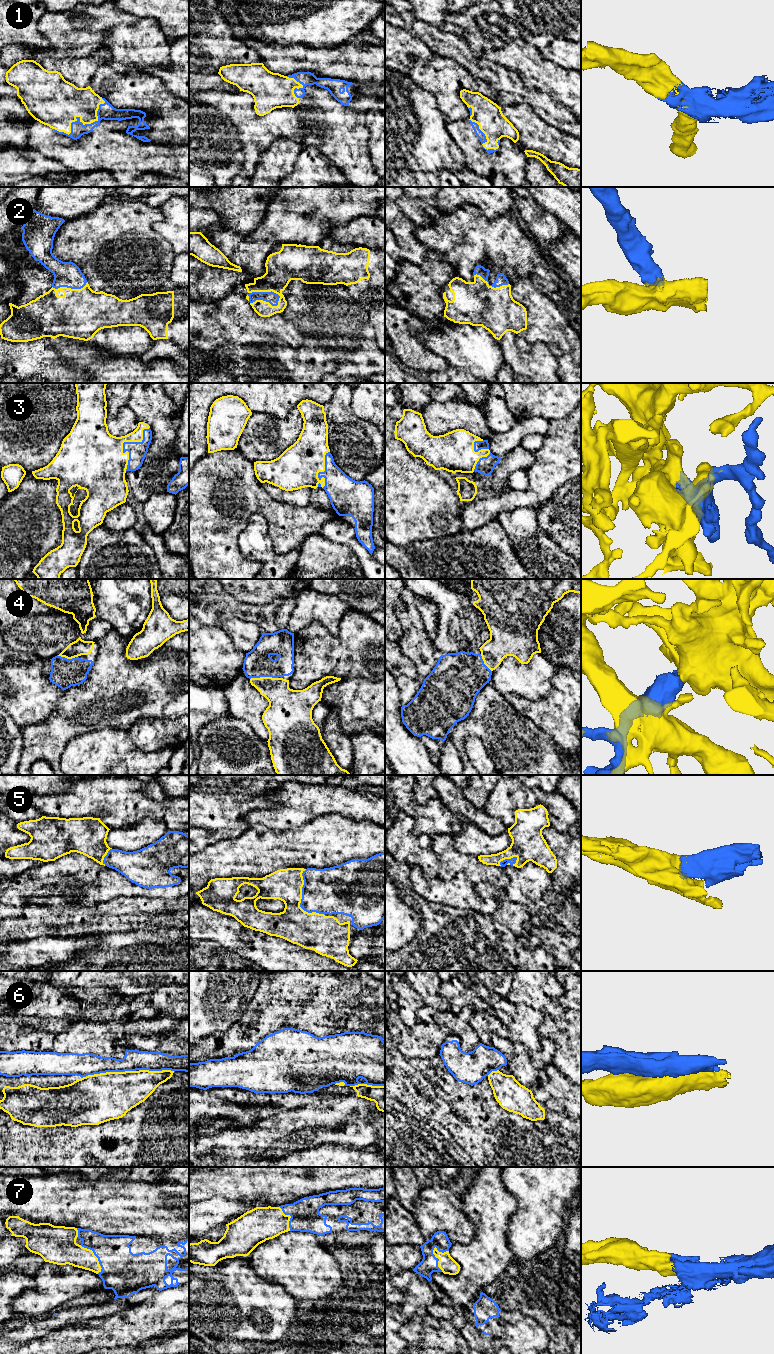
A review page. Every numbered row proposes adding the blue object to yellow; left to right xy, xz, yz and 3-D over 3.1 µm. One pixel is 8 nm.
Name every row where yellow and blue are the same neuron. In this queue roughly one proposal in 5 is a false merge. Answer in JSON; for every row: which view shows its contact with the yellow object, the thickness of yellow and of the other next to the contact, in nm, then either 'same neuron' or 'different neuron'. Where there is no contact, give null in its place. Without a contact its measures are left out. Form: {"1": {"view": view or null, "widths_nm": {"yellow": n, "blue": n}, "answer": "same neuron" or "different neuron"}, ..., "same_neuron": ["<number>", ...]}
{"1": {"view": "xy", "widths_nm": {"yellow": 400, "blue": 140}, "answer": "same neuron"}, "2": {"view": "xz", "widths_nm": {"yellow": 260, "blue": 90}, "answer": "same neuron"}, "3": {"view": "xy", "widths_nm": {"yellow": 420, "blue": 140}, "answer": "same neuron"}, "4": {"view": "xz", "widths_nm": {"yellow": 240, "blue": 220}, "answer": "same neuron"}, "5": {"view": "xz", "widths_nm": {"yellow": 280, "blue": 360}, "answer": "same neuron"}, "6": {"view": "xy", "widths_nm": {"yellow": 400, "blue": 180}, "answer": "different neuron"}, "7": {"view": "yz", "widths_nm": {"yellow": 140, "blue": 140}, "answer": "same neuron"}, "same_neuron": ["1", "2", "3", "4", "5", "7"]}

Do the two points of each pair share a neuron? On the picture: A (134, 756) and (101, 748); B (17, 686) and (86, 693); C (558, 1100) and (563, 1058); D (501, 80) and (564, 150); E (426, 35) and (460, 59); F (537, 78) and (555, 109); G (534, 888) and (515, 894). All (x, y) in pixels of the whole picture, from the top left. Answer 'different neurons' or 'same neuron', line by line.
A: same neuron
B: different neurons
C: different neurons
D: different neurons
E: same neuron
F: different neurons
G: same neuron

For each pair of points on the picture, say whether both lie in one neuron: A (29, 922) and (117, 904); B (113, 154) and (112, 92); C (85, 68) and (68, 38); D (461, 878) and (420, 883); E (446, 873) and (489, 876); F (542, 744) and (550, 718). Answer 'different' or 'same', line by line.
A: same
B: different
C: different
D: same
E: same
F: different

